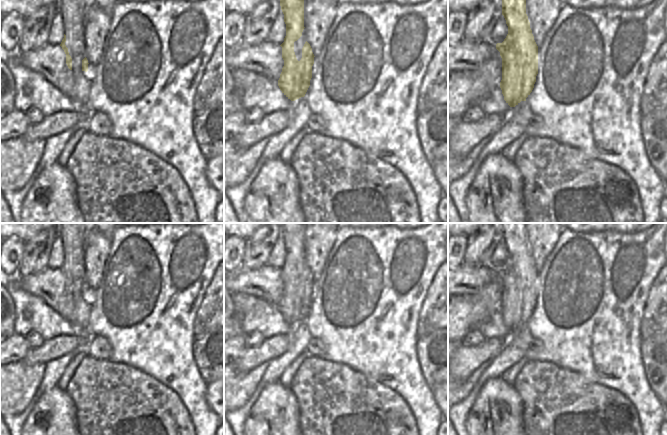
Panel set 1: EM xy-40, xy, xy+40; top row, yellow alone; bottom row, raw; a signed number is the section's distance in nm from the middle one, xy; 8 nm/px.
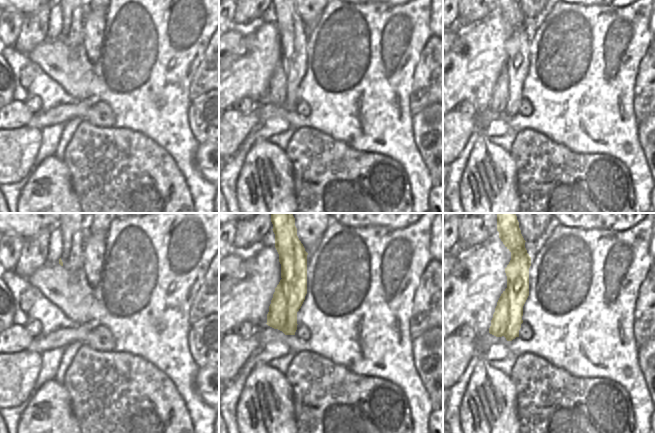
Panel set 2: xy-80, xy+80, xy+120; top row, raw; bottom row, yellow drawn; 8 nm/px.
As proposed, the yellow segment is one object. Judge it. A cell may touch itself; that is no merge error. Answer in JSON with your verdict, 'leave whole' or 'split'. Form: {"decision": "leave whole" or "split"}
{"decision": "split"}

